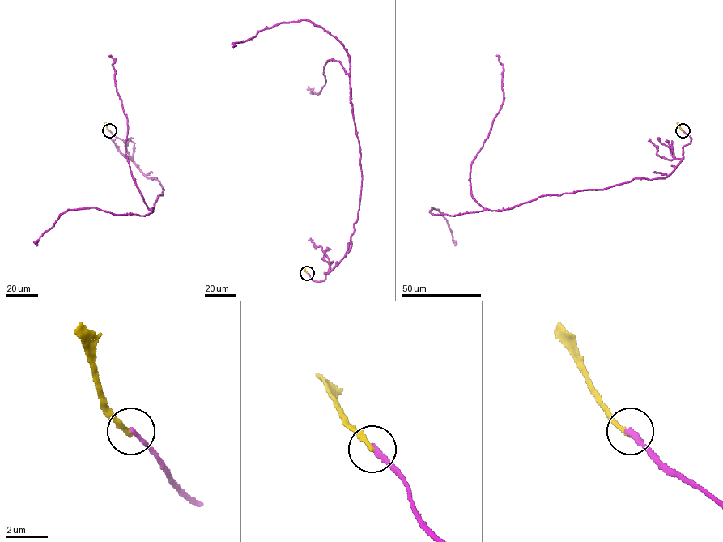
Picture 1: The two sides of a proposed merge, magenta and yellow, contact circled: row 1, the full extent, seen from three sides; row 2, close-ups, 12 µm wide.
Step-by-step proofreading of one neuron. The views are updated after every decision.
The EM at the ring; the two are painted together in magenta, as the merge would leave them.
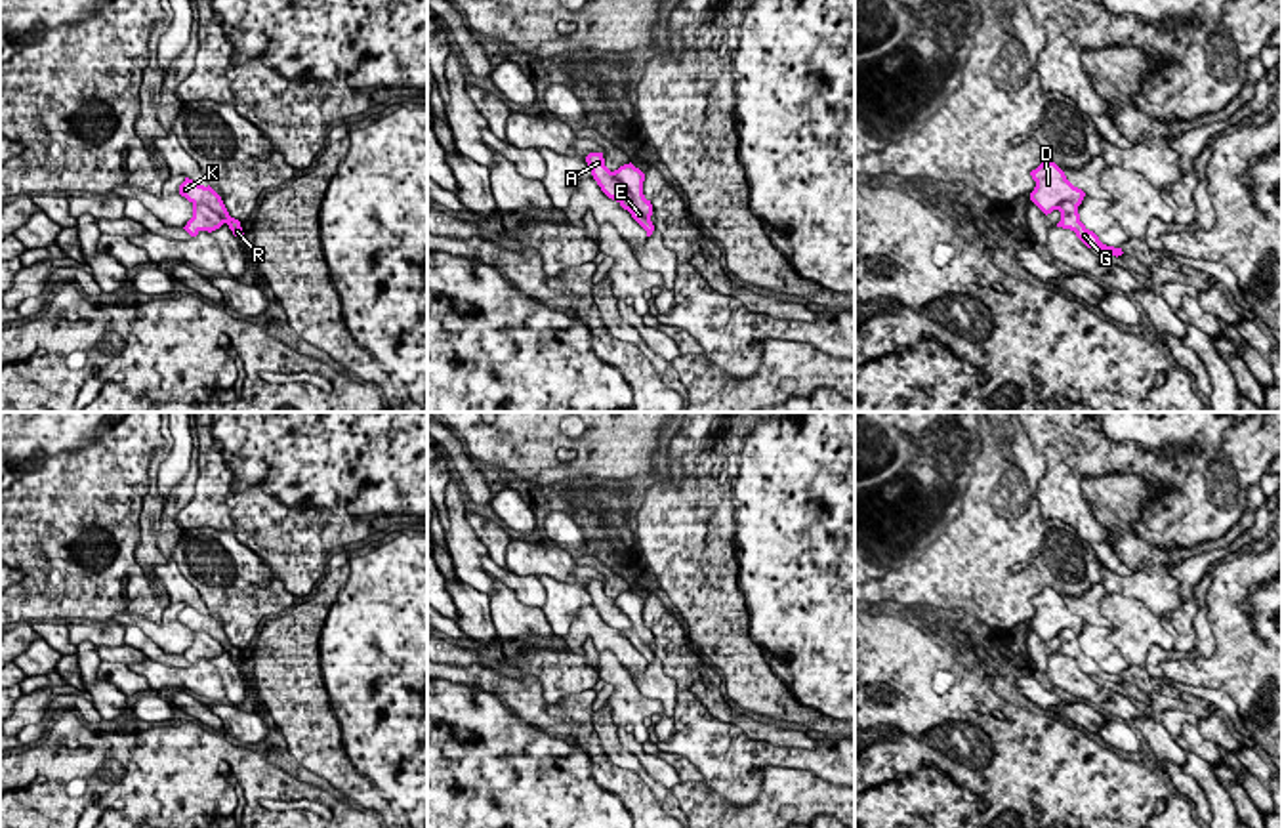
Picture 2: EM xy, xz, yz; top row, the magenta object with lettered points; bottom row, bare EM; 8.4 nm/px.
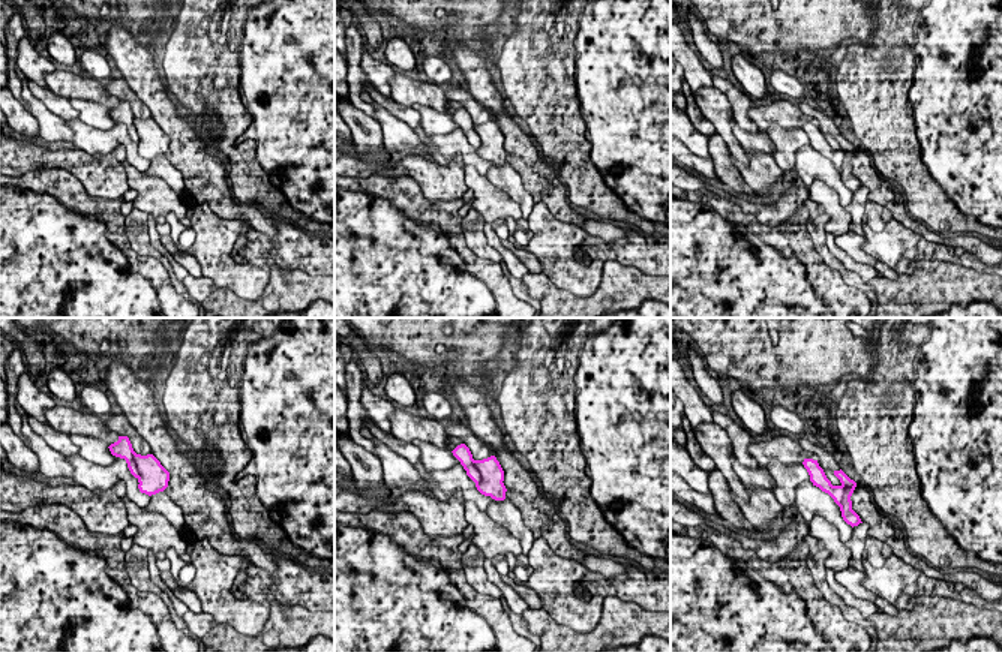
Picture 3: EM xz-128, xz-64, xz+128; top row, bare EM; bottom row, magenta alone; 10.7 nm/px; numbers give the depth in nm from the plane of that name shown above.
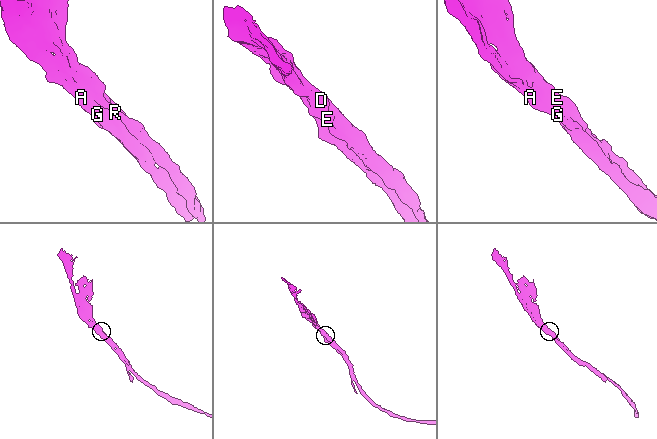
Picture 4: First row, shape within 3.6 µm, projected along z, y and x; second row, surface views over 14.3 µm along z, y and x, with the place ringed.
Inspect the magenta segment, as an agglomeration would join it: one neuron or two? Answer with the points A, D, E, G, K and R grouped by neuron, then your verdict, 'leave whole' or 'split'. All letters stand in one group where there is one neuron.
groups A G / D E K R; split

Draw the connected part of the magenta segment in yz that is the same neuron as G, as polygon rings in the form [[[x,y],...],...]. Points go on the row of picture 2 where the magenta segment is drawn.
[[[1061,202],[1057,210],[1061,212],[1061,221],[1057,223],[1057,227],[1074,231],[1076,237],[1087,248],[1097,248],[1097,250],[1101,250],[1105,254],[1112,254],[1116,258],[1124,254],[1122,248],[1103,244],[1099,240],[1099,237],[1080,221],[1078,206],[1074,206],[1072,202]]]

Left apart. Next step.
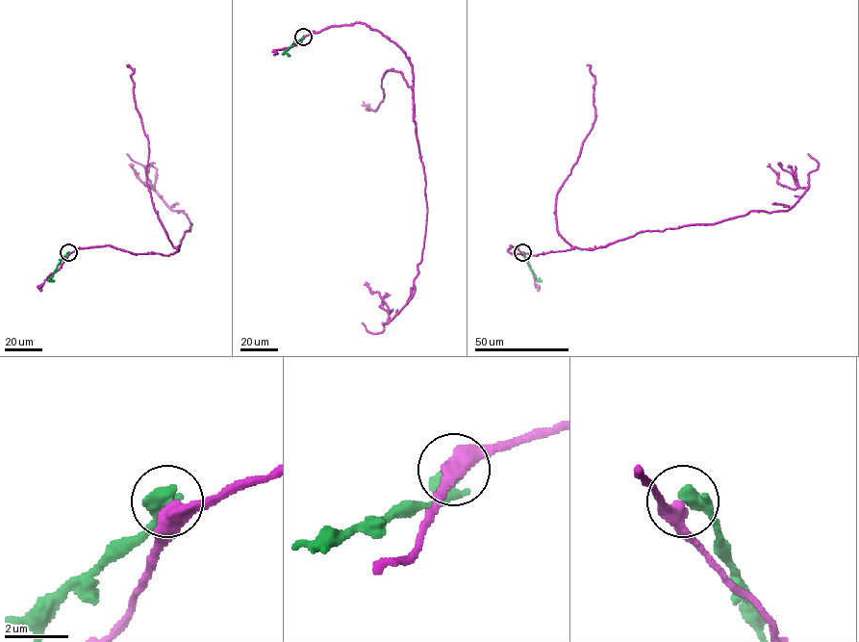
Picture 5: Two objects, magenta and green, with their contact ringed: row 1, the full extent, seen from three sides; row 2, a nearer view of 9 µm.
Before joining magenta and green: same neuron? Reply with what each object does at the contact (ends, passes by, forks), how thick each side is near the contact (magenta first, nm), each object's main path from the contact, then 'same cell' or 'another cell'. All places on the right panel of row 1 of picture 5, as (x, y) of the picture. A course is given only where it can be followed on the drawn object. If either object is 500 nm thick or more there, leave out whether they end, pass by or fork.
440/550 nm | magenta via (522, 253), (508, 249), (537, 255), (594, 249), (642, 231), (785, 211), (807, 189), (779, 184), (770, 165) | green via (522, 252), (536, 279), (542, 280) | another cell

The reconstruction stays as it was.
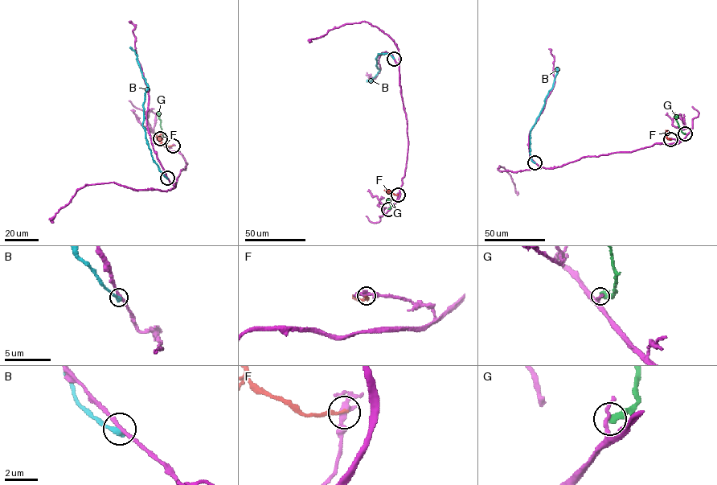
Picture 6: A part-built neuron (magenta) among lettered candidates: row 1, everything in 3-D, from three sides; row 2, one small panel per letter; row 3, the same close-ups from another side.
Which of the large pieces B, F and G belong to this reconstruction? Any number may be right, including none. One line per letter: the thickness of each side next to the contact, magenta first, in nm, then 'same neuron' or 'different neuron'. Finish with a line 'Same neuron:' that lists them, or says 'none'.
B: 240 nm thick on the magenta side, 420 nm on the other; different neuron
F: 360 nm thick on the magenta side, 240 nm on the other; different neuron
G: 200 nm thick on the magenta side, 420 nm on the other; different neuron
Same neuron: none

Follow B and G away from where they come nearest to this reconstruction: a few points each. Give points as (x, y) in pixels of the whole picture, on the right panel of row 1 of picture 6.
B: (534, 162), (530, 151), (530, 130), (552, 87), (556, 67)
G: (685, 133), (676, 119), (678, 115)

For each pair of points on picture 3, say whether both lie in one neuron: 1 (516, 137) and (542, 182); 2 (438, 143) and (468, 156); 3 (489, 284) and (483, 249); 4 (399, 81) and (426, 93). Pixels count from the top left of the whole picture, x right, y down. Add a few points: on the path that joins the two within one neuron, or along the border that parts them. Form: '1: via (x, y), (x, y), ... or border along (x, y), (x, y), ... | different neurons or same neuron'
1: via (519, 147), (534, 171) | same neuron
2: via (446, 144), (456, 144), (461, 149) | same neuron
3: border along (494, 261), (500, 266), (513, 293) | different neurons
4: via (405, 87), (410, 92), (420, 92) | same neuron

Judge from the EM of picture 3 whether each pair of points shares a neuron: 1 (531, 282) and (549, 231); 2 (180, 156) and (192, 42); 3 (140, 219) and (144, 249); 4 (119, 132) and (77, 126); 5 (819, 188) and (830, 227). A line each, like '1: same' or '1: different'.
1: different
2: different
3: same
4: same
5: same

